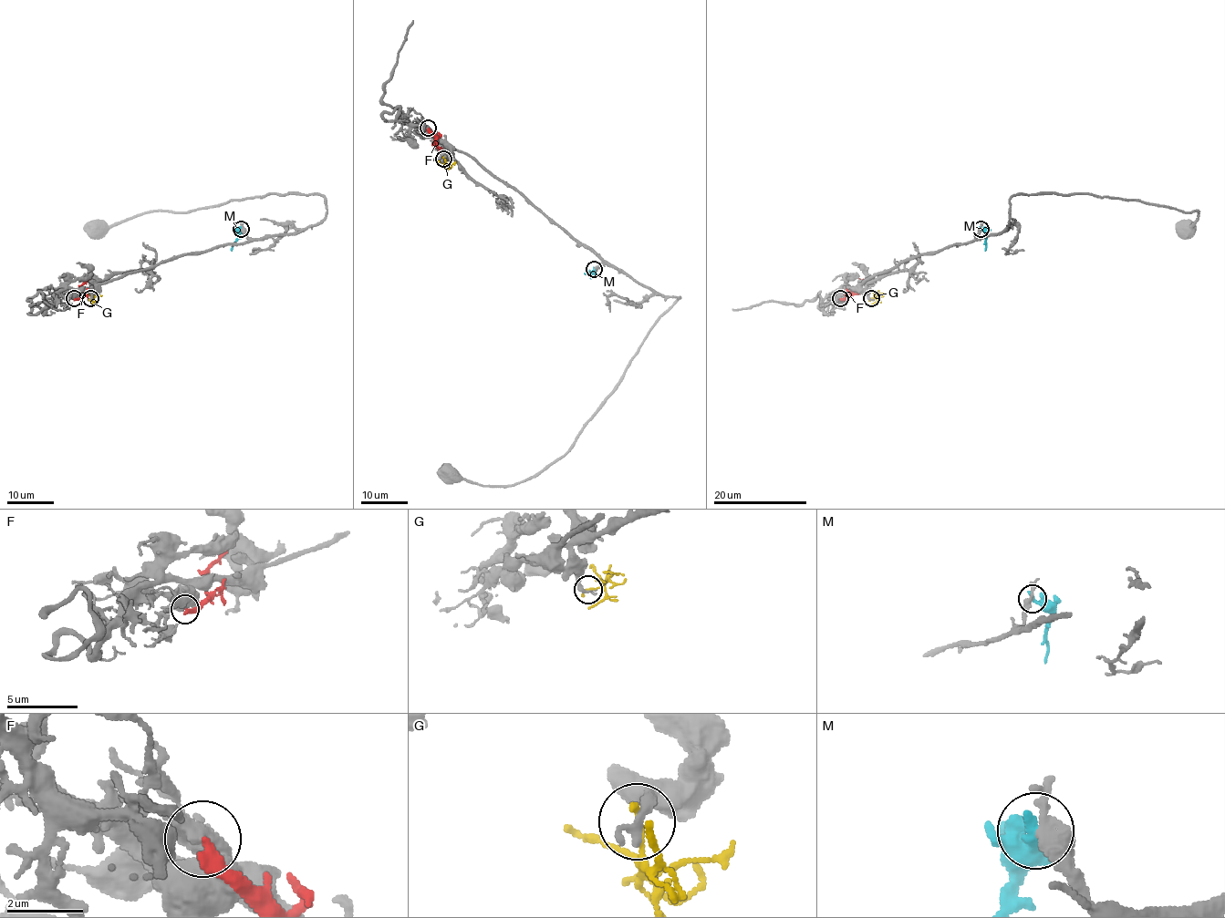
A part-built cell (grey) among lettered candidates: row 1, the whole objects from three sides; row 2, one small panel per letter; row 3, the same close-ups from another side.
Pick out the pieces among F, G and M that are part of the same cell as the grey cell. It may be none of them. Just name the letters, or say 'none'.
none

